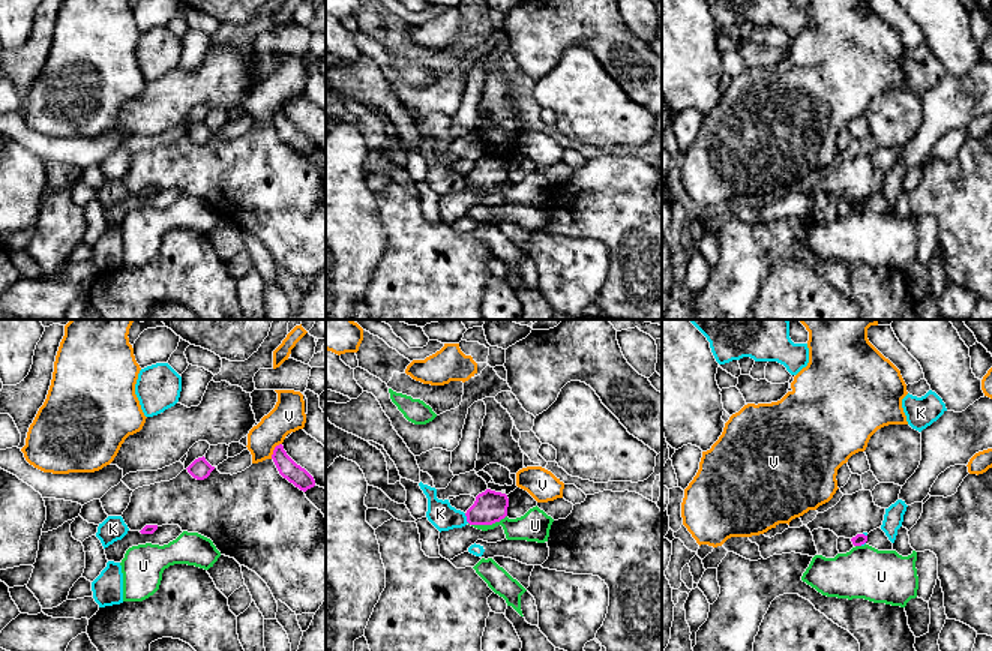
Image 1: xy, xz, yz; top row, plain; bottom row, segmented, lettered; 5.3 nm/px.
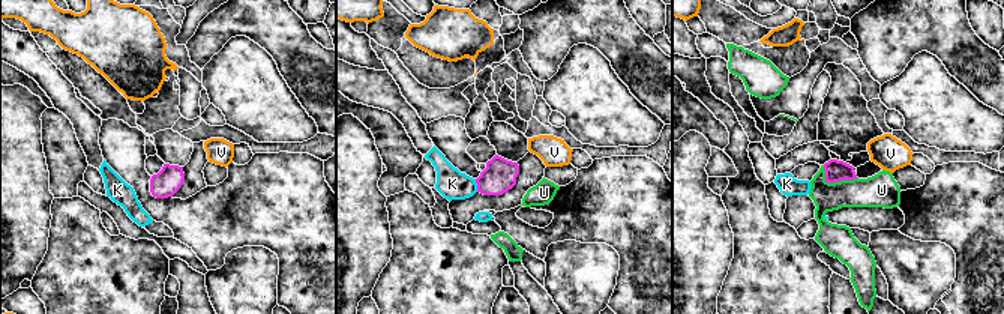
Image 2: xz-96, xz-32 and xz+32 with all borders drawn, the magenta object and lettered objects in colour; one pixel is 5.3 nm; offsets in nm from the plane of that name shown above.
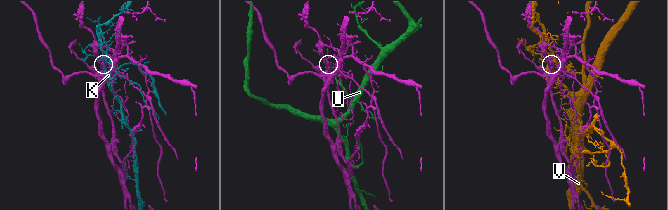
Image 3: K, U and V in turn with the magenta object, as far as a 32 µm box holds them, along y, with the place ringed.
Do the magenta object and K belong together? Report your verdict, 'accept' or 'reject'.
reject

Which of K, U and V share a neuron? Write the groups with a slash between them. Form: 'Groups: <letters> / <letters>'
Groups: K / U / V

